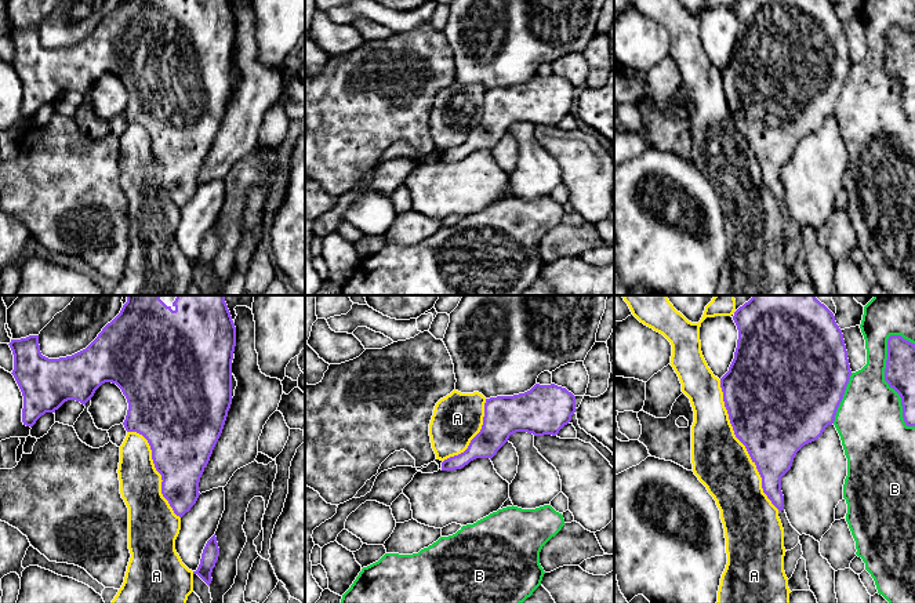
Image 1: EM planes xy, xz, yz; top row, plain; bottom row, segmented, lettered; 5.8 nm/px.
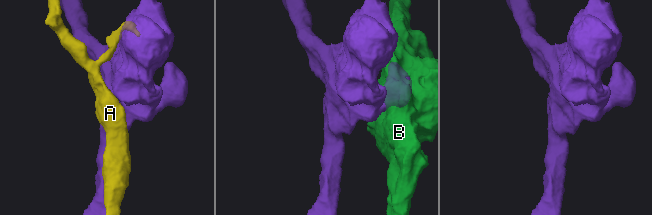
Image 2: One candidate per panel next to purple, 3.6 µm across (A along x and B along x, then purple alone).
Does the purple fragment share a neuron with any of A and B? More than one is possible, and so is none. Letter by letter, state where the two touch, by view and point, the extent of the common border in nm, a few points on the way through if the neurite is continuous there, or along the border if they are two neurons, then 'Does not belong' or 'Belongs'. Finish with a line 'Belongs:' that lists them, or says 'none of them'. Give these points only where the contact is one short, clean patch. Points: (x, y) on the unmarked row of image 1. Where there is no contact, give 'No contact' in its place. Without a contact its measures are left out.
A: Touches purple at yz (743, 134). Shared border 850 nm. Does not belong
B: Touches purple at yz (888, 73). Shared border 550 nm. Does not belong
Belongs: none of them

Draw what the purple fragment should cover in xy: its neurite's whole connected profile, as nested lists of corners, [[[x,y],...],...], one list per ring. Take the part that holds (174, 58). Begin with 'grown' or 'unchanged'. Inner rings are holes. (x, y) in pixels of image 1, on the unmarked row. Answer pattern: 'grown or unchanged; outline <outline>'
unchanged; outline [[[121,0],[120,4],[108,14],[98,28],[83,41],[59,50],[48,50],[41,46],[39,26],[29,26],[21,30],[11,30],[8,34],[14,46],[12,66],[23,87],[22,113],[26,117],[33,117],[36,112],[46,103],[55,103],[65,92],[76,91],[86,97],[94,87],[95,81],[105,73],[116,75],[127,90],[128,101],[123,113],[127,123],[142,126],[152,141],[152,150],[156,161],[161,166],[161,185],[168,192],[174,204],[182,208],[196,195],[199,184],[199,172],[207,157],[213,141],[222,124],[228,102],[232,95],[232,51],[236,37],[236,18],[229,0]]]

